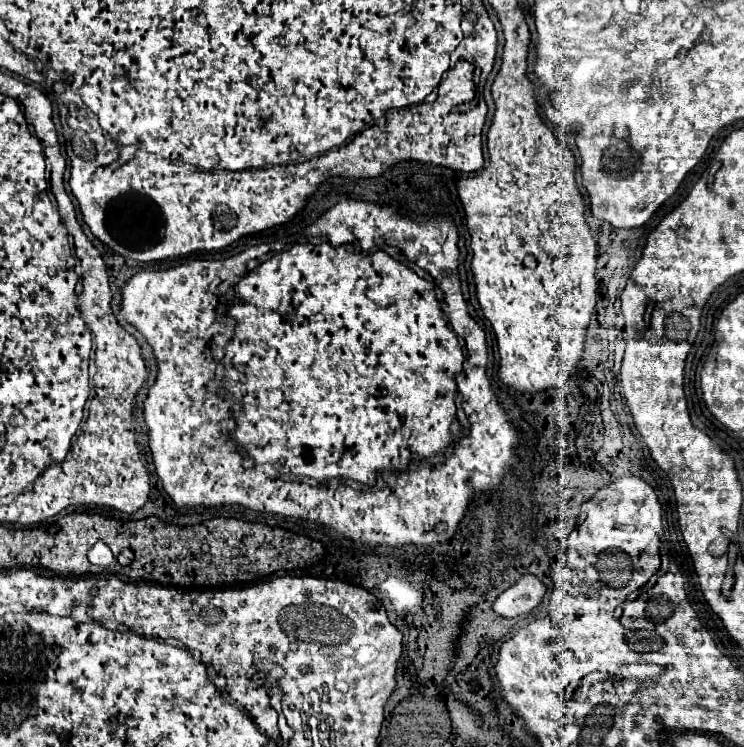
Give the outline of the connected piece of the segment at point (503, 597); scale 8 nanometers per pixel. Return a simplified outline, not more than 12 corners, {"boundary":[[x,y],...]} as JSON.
{"boundary":[[522,574],[492,604],[506,618],[532,612],[546,586]]}

